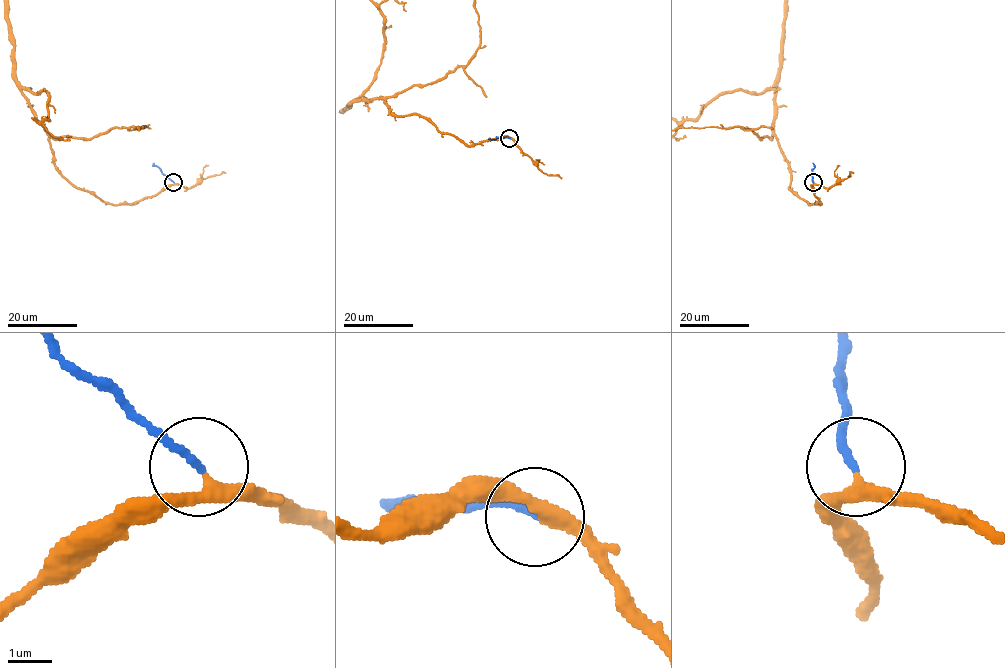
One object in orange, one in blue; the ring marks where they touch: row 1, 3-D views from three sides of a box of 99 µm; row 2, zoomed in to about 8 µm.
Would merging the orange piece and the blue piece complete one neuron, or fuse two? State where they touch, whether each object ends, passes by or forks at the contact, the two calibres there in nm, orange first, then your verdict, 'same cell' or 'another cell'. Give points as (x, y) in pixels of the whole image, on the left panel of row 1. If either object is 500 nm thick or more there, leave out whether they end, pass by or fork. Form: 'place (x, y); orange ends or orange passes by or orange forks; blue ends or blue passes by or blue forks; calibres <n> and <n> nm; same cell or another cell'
place (173, 182); orange passes by; blue ends; calibres 280 and 170 nm; same cell

